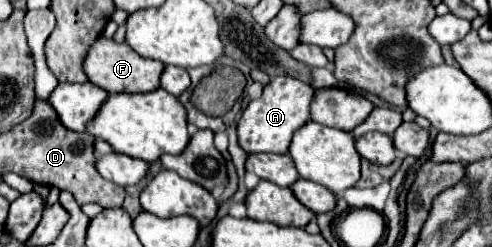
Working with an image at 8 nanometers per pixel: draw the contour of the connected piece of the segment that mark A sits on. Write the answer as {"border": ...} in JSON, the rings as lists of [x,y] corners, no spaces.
{"border":[[[276,77],[266,87],[262,97],[252,99],[238,121],[238,141],[246,153],[288,153],[294,133],[310,121],[310,103],[314,89],[294,77]]]}

